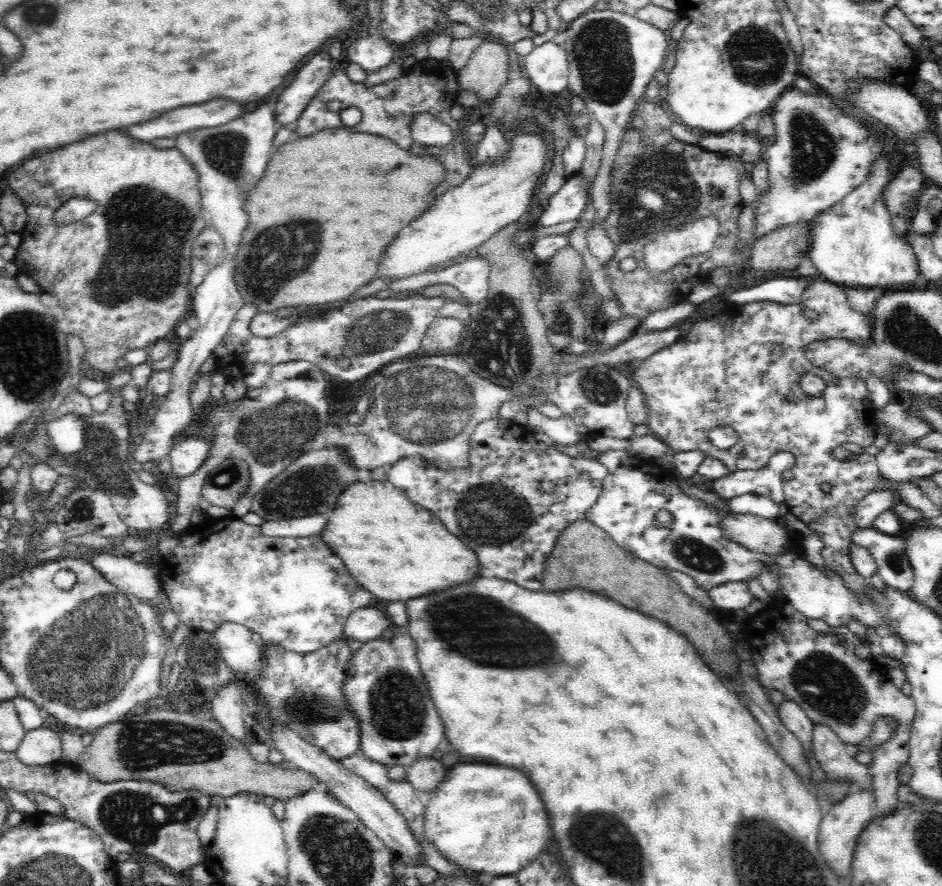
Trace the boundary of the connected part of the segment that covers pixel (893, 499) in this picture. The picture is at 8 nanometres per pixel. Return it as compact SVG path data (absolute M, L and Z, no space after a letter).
M886 487L884 490L876 490L869 493L859 504L854 507L853 516L861 528L872 528L875 519L892 509L894 504L900 502L900 496L897 492L889 491Z

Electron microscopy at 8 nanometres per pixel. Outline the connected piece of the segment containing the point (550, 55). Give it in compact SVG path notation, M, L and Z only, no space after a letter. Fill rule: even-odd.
M544 42L522 57L524 69L532 85L544 96L569 91L569 63L562 46Z

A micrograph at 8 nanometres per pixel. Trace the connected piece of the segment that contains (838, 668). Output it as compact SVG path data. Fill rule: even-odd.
M786 597L774 600L766 610L760 609L746 620L748 628L744 628L744 636L748 640L750 658L756 666L758 684L765 690L775 690L783 694L788 702L793 702L803 710L815 726L827 726L846 744L850 750L854 746L864 744L874 732L874 724L880 718L891 718L895 724L894 730L887 739L870 745L869 772L874 785L874 804L870 807L872 816L888 814L897 807L897 788L901 785L898 774L904 764L908 765L910 758L909 740L912 722L916 714L916 705L910 695L902 693L900 687L892 683L887 675L887 669L882 666L882 672L874 672L874 664L862 664L856 655L855 641L843 629L832 628L829 634L813 630L804 618L787 600Z

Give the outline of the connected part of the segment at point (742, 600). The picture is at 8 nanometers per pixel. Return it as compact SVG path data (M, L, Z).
M730 581L716 585L708 591L709 597L712 598L717 610L744 609L752 600L752 593L748 589L746 581Z

